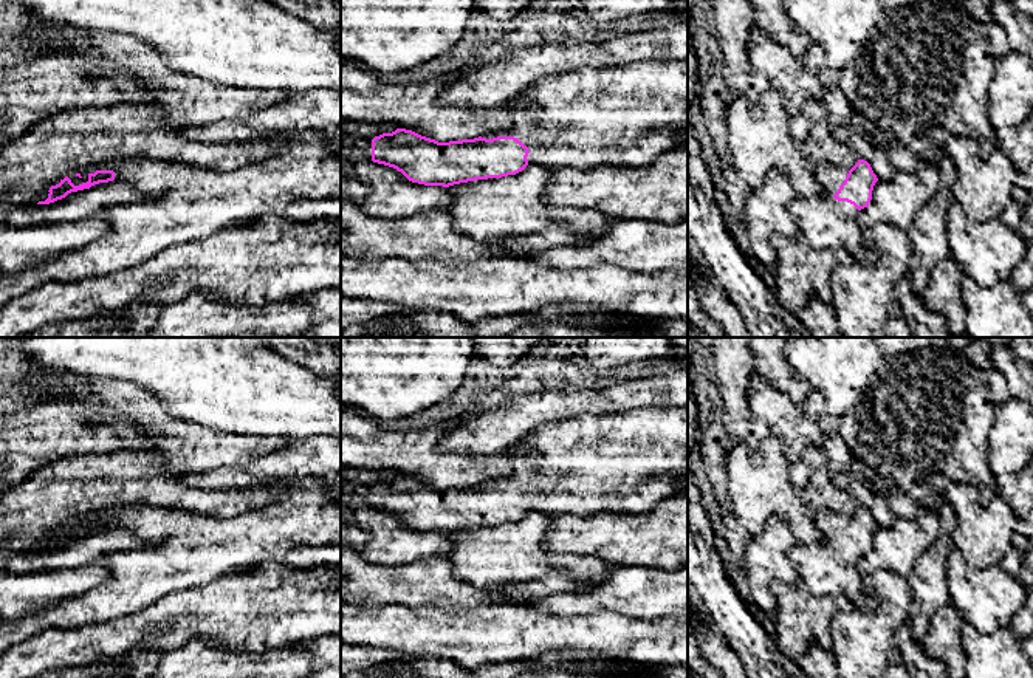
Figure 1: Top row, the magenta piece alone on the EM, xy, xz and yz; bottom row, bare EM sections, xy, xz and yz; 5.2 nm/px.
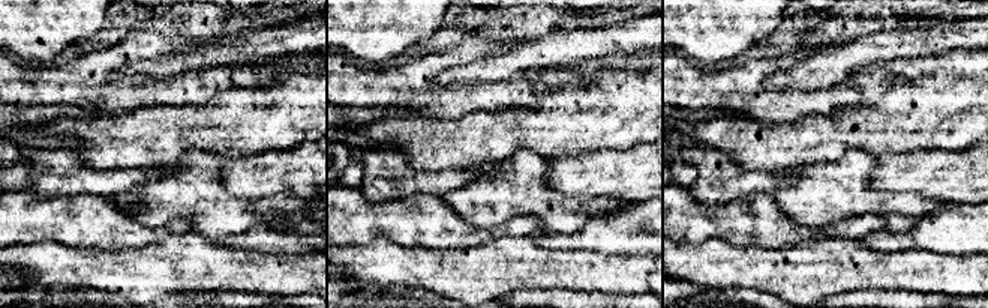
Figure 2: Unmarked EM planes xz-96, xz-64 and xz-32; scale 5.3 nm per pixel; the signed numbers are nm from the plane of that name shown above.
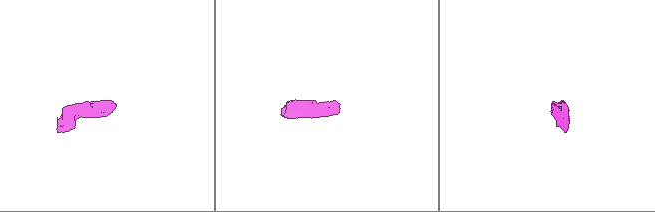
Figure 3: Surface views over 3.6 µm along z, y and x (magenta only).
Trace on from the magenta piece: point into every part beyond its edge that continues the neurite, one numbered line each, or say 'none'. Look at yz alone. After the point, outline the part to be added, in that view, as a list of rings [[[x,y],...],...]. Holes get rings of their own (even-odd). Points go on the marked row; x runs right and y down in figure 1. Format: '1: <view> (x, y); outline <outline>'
1: yz (824, 223); outline [[[829,161],[815,166],[822,192],[810,198],[796,197],[788,211],[799,237],[813,249],[844,249],[858,263],[873,263],[875,254],[861,243],[860,211],[847,201],[833,198],[849,170]]]

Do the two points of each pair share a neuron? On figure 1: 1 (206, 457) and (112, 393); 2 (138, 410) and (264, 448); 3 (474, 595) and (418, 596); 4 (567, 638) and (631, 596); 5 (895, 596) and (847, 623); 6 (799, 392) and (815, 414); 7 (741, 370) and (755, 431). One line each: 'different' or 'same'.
1: same
2: same
3: same
4: different
5: same
6: different
7: same

